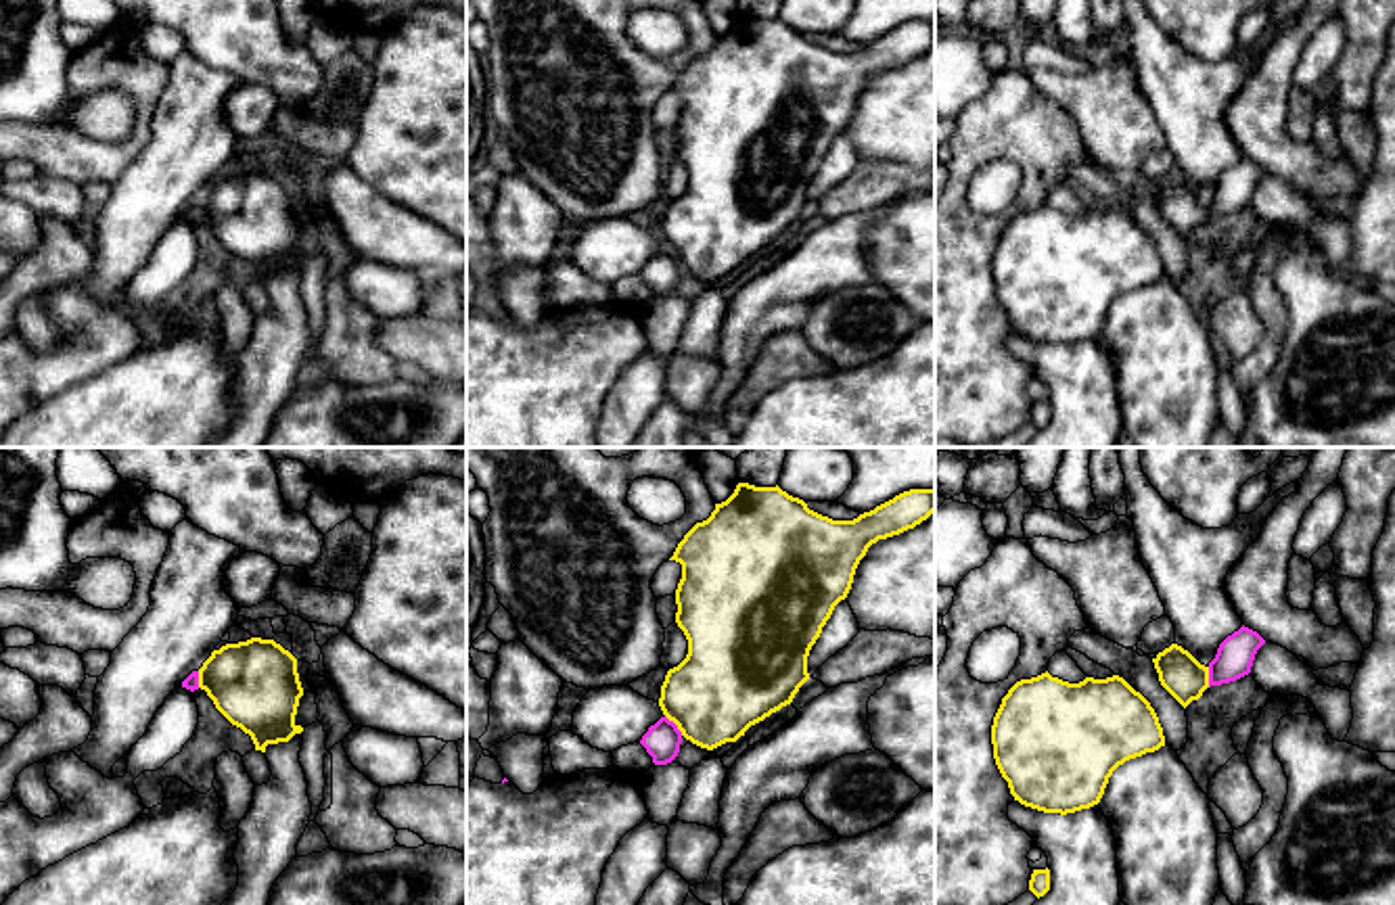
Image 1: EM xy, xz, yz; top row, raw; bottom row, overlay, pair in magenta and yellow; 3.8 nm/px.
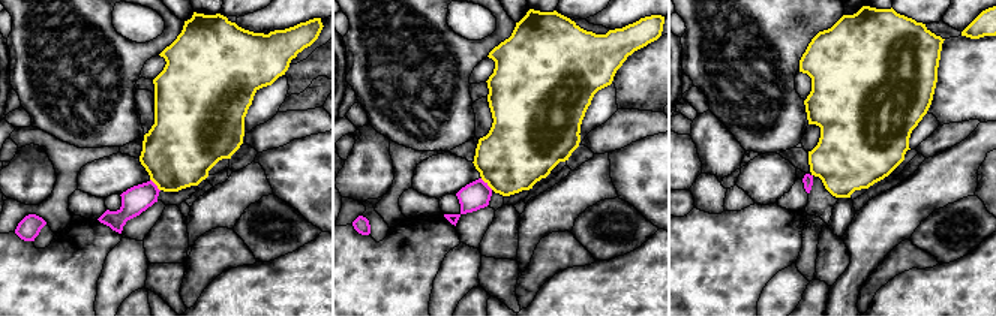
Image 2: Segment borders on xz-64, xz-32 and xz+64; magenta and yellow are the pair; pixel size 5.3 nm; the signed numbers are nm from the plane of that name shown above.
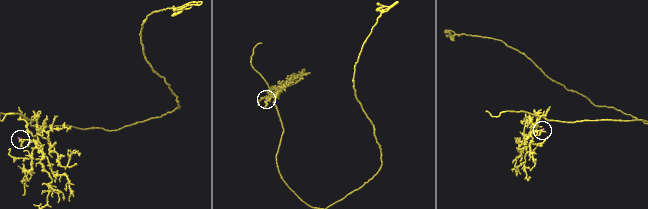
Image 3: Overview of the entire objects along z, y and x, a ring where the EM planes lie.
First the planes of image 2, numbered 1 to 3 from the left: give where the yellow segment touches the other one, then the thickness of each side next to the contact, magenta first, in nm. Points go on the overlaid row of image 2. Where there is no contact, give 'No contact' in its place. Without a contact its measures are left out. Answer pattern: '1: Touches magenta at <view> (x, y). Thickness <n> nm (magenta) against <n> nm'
1: Touches magenta at xz-64 (155, 184). Thickness 140 nm (magenta) against 380 nm
2: Touches magenta at xz-32 (486, 183). Thickness 150 nm (magenta) against 380 nm
3: No contact

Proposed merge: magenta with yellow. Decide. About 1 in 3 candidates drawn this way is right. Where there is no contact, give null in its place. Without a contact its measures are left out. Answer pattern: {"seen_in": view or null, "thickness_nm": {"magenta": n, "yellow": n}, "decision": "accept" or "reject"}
{"seen_in": "xz", "thickness_nm": {"magenta": 140, "yellow": 380}, "decision": "accept"}

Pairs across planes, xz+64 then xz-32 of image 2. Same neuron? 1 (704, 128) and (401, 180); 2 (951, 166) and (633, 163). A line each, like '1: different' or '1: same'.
1: different
2: different

